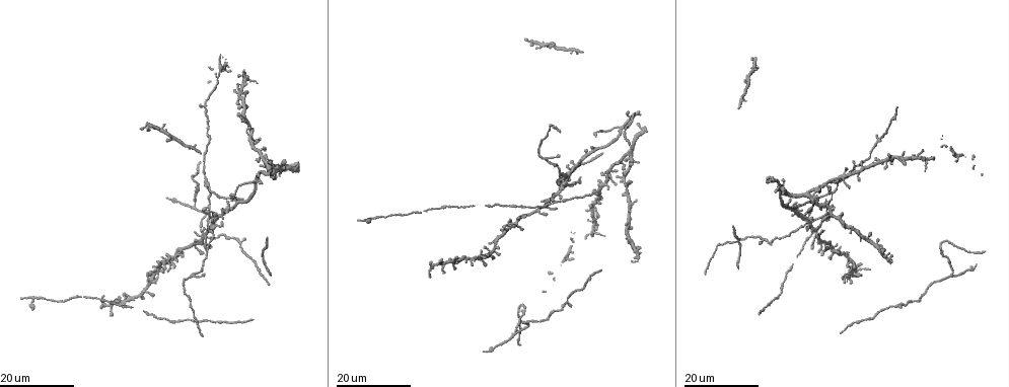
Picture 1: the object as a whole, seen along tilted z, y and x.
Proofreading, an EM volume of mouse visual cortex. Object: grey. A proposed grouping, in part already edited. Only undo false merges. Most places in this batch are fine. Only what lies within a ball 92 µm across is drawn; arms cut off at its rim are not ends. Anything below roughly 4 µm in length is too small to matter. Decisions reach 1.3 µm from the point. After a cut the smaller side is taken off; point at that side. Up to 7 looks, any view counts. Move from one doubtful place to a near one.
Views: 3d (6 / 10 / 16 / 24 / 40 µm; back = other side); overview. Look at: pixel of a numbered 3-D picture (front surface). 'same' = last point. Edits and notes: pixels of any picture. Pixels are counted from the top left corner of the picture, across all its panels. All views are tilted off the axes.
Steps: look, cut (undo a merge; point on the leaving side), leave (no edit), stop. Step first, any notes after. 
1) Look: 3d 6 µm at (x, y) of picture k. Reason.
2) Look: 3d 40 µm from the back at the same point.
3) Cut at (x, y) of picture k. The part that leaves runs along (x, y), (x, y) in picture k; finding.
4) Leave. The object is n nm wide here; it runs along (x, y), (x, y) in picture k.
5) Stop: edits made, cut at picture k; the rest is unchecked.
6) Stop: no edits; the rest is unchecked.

Look: 3d 16 µm at (207, 183) of picture 1. Looks like a crossing.

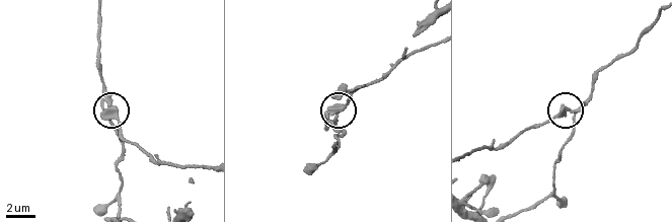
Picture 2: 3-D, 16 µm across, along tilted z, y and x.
Look: 3d 10 µm at (572, 111) of picture 2. Zoom in.

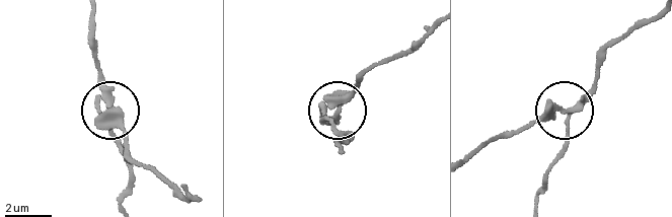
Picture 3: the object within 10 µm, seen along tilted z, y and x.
Cut at (108, 116) of picture 3. 4 arms meet here; the part that leaves runs along (582, 100), (554, 107), (469, 156) in picture 3; a second neuron is stuck on.

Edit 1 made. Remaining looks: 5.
Look: 3d 24 µm at (203, 237) of picture 1.

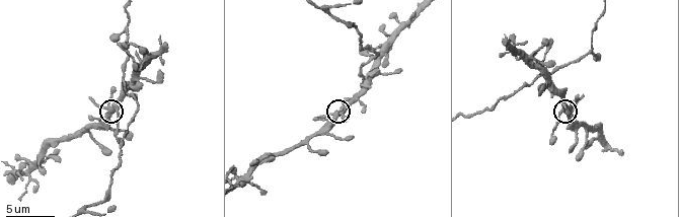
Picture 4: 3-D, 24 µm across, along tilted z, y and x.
Look: 3d 6 µm at (115, 109) of picture 4. Closer look.

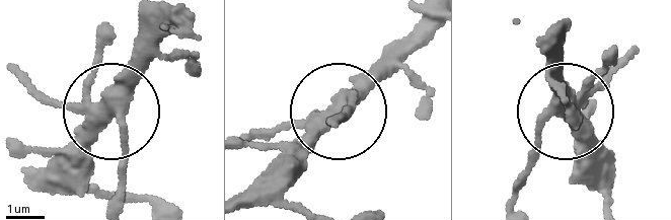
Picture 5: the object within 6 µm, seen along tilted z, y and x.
Look: 3d 6 µm from the back at (110, 112) of picture 5.

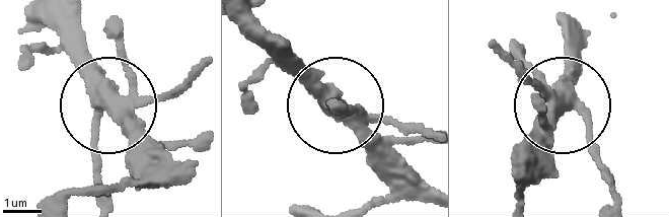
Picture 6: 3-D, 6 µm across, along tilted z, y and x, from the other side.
Leave. It runs along (584, 46), (567, 104), (620, 199) in picture 6; continuous, no second neuron.

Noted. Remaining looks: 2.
Look: 3d 6 µm at (25, 176) of picture 4. Small branch off a trunk.

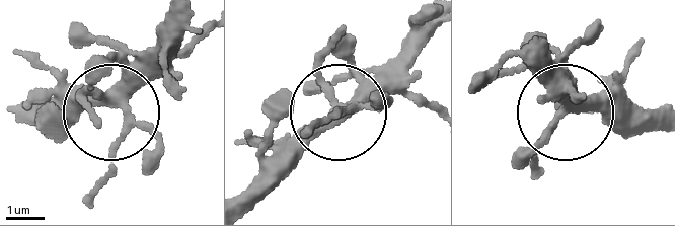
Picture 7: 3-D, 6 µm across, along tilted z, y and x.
Leave. 5 arms meet here; it runs along (431, 33), (403, 77), (322, 122) in picture 7; one neuron here.

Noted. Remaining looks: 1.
Look: 3d 10 µm at (554, 72) of picture 4. Thin arm on a thick one.

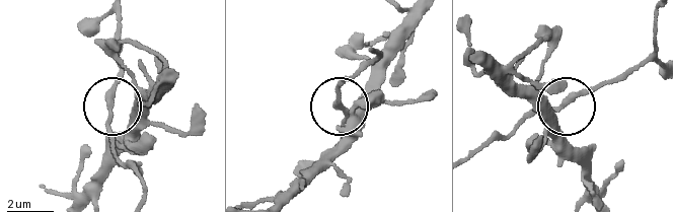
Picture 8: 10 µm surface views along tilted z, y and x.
Leave. One neuron here.

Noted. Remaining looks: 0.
Stop: edits made, cut at picture 3; the rest is unchecked.

